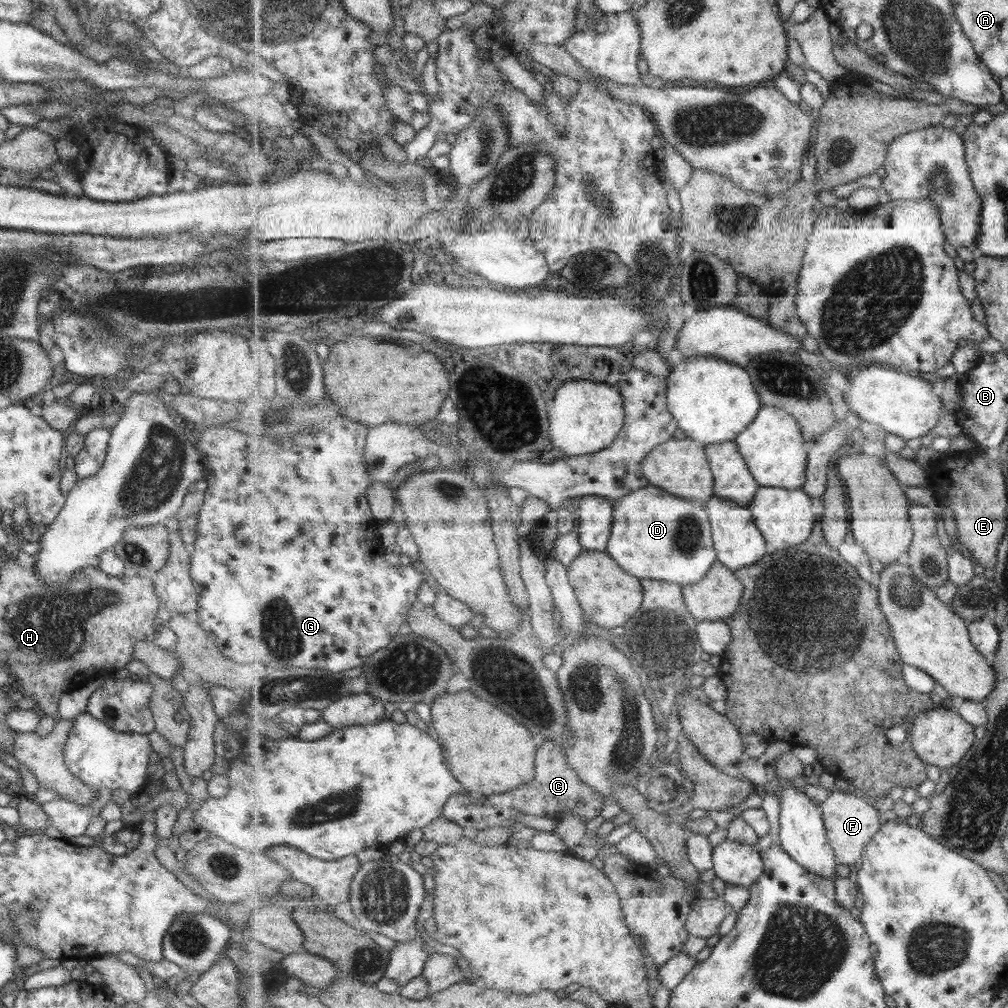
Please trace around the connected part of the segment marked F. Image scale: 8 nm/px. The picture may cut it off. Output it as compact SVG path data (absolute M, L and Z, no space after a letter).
M839 790L837 792L830 793L821 805L822 815L824 816L825 826L828 832L829 842L832 844L834 851L836 852L836 859L839 864L846 864L850 866L862 860L862 856L865 852L865 845L871 842L871 839L880 831L882 827L880 814L881 809L874 807L874 801L855 792L854 790Z

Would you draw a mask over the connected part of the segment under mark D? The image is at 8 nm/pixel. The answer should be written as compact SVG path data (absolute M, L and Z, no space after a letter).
M651 485L615 501L614 523L607 552L625 572L639 579L666 580L682 586L700 583L718 562L708 509L701 506L698 500L674 496Z

